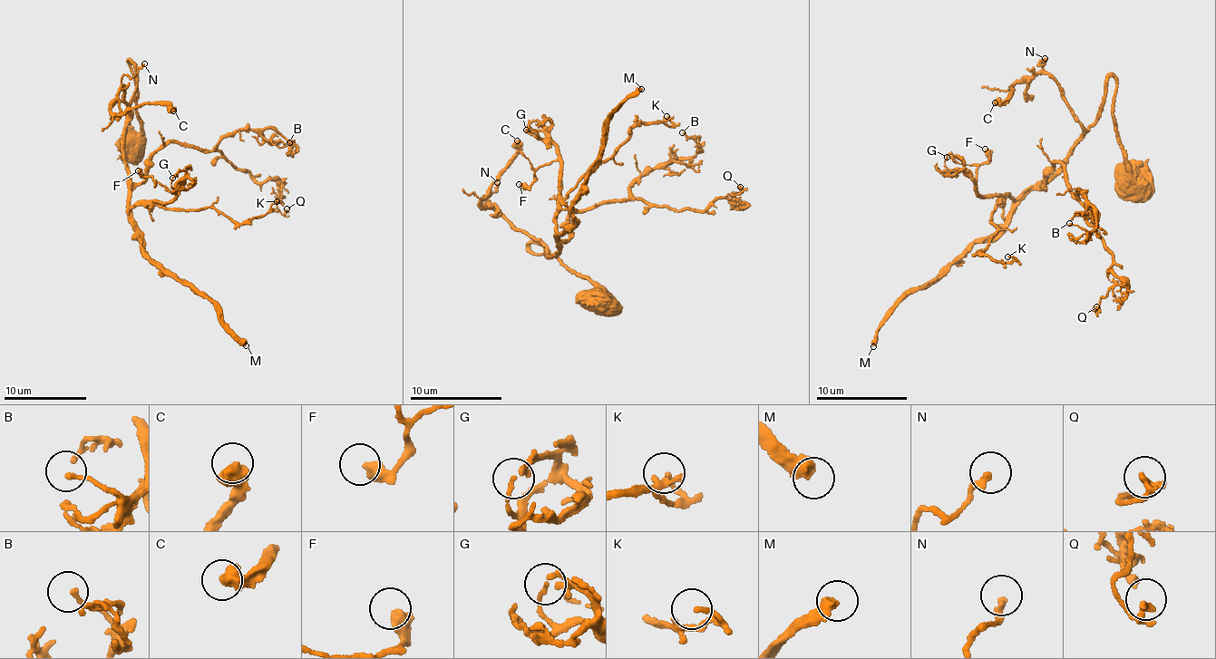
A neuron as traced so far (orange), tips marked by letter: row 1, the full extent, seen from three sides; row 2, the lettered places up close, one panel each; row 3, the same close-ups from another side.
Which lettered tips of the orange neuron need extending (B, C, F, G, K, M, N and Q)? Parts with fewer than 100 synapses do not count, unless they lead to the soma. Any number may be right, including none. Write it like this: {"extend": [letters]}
{"extend": ["M"]}

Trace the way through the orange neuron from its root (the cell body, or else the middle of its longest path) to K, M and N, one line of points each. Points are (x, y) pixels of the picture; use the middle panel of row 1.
K: (600, 299), (591, 284), (530, 244), (553, 256), (558, 214), (586, 172), (632, 126), (669, 126), (666, 116)
M: (600, 299), (591, 284), (530, 244), (557, 253), (598, 160), (607, 114), (641, 89)
N: (600, 299), (591, 284), (549, 253), (532, 251), (530, 244), (536, 243), (549, 256), (486, 204), (497, 182)

